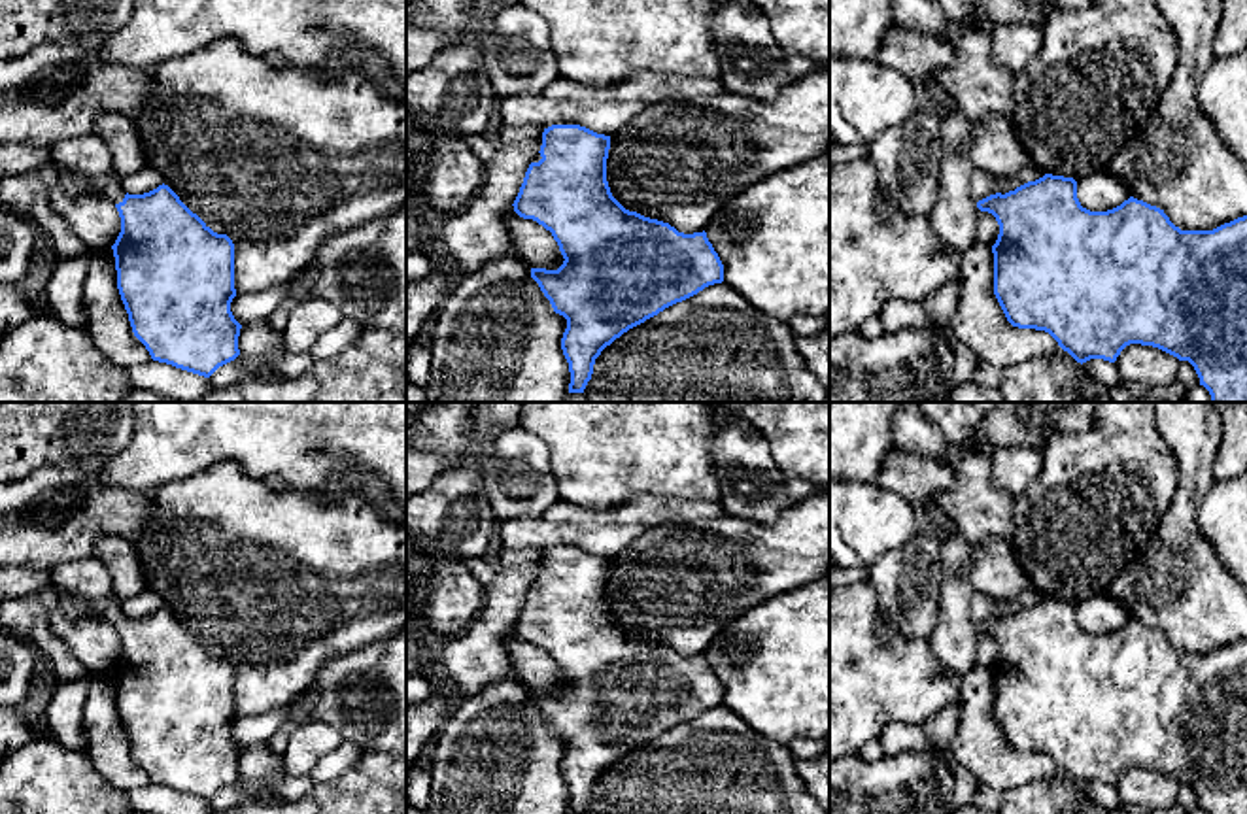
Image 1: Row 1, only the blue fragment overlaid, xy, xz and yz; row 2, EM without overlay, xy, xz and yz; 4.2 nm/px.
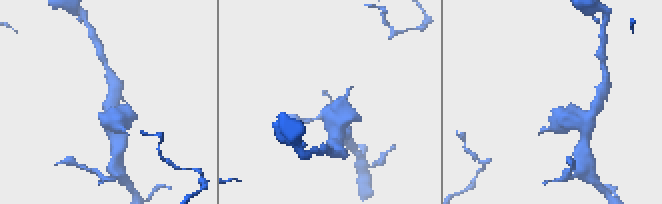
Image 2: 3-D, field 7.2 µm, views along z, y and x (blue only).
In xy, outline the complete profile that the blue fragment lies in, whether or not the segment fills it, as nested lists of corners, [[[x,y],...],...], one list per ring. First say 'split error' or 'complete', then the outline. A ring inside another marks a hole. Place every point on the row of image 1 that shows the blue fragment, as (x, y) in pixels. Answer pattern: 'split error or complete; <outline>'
split error; [[[94,132],[57,142],[51,153],[59,168],[83,174],[119,212],[121,232],[111,246],[117,289],[132,332],[151,359],[204,378],[234,361],[242,325],[231,312],[236,297],[232,240],[214,232],[164,183],[144,195],[125,193],[111,170],[111,155]]]

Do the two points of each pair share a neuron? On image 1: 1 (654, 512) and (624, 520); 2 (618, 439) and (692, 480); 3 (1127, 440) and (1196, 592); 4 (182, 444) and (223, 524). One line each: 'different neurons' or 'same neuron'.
1: same neuron
2: same neuron
3: different neurons
4: different neurons

